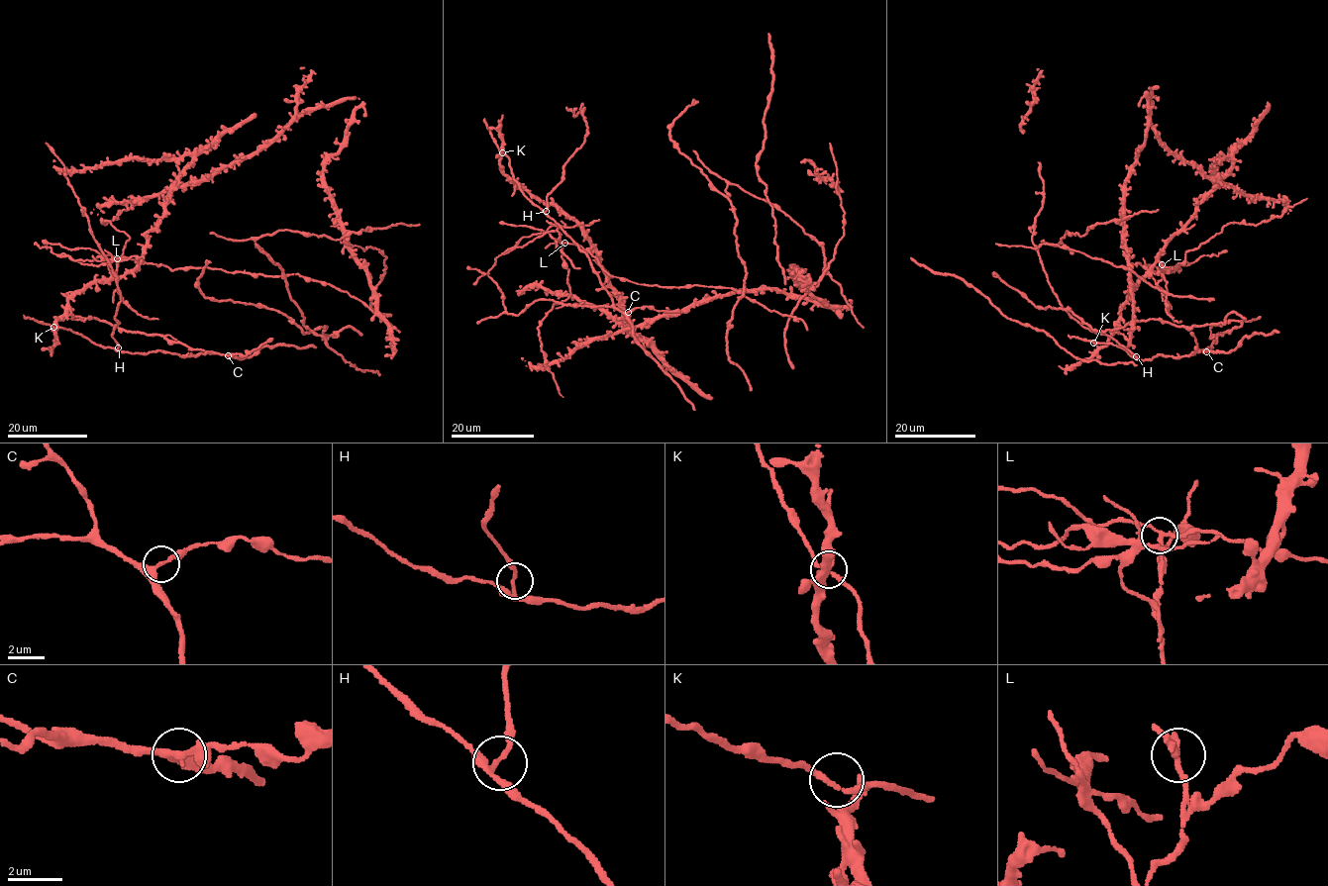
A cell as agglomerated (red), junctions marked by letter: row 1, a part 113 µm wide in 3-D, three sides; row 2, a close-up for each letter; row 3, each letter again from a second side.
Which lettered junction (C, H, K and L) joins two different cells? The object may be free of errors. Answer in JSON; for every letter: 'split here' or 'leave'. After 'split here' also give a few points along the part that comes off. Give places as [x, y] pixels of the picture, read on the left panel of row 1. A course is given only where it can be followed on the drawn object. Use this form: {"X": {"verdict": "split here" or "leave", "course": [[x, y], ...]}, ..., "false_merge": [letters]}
{"C": {"verdict": "leave"}, "H": {"verdict": "leave"}, "K": {"verdict": "leave"}, "L": {"verdict": "split here", "course": [[117, 257], [117, 265], [130, 238], [108, 221], [101, 223], [106, 225], [124, 210], [138, 204]]}, "false_merge": ["L"]}

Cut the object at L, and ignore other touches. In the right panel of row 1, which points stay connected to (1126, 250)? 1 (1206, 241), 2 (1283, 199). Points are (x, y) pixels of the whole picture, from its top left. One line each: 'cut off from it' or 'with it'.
1: cut off from it
2: with it

